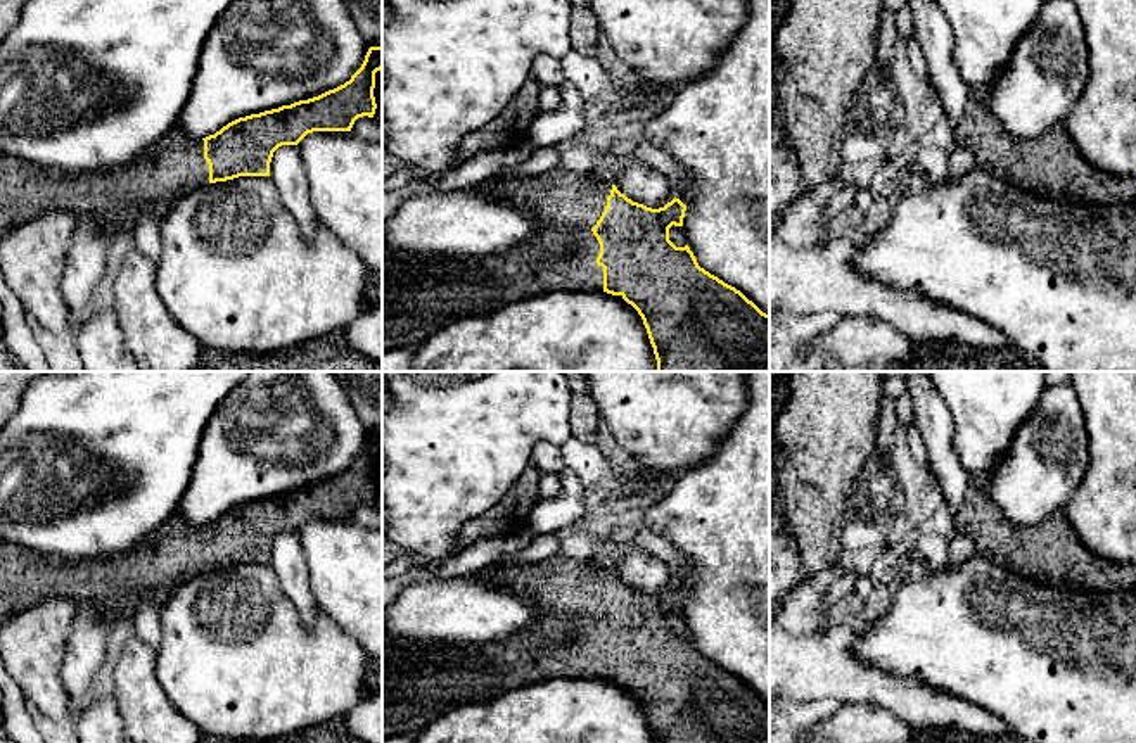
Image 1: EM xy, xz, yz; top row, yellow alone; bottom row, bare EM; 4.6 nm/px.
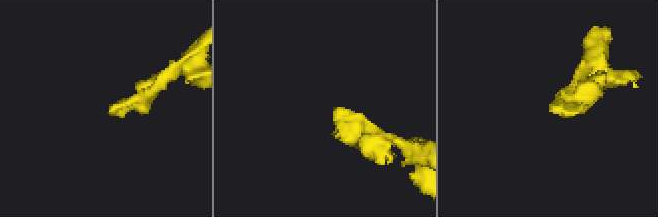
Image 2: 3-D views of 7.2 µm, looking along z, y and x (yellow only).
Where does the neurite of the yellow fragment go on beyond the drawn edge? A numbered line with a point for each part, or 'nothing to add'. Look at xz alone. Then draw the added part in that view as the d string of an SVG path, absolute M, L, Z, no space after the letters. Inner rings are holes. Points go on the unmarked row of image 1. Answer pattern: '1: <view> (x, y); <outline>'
1: xz (421, 683); M555 555L536 563L493 563L470 575L536 601L536 620L508 639L484 646L382 645L382 738L422 731L455 708L491 702L531 681L603 677L603 655L597 651L600 631L591 615L605 598L612 572L591 560Z

